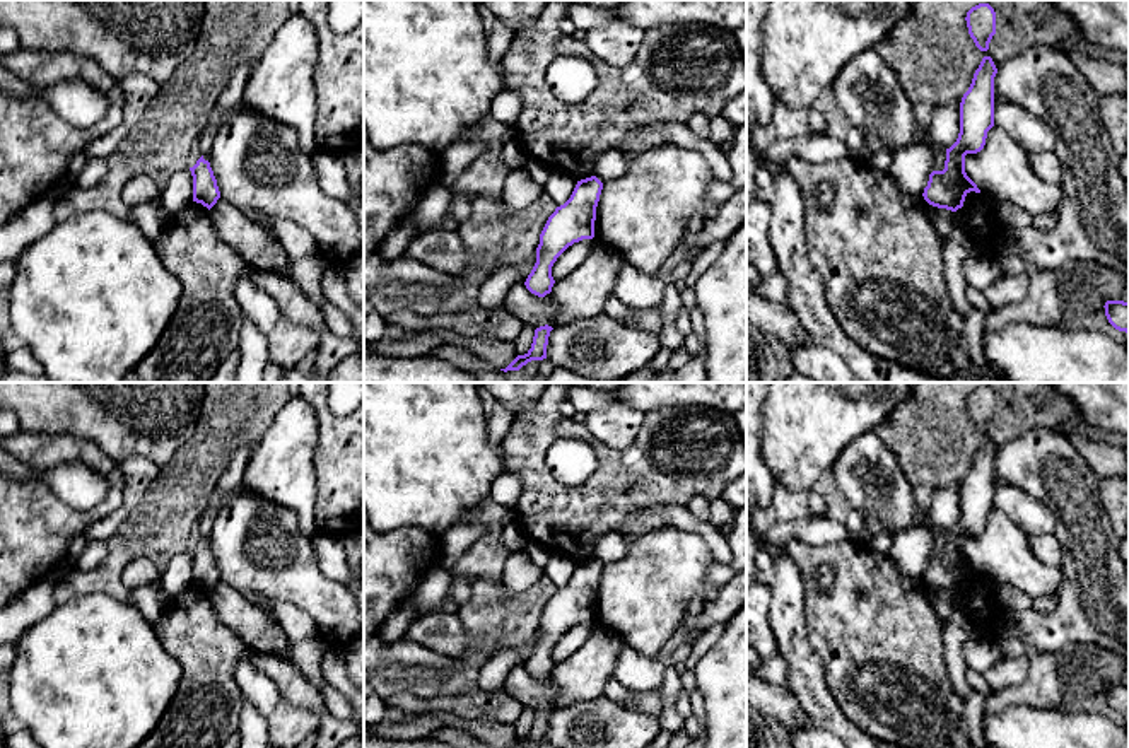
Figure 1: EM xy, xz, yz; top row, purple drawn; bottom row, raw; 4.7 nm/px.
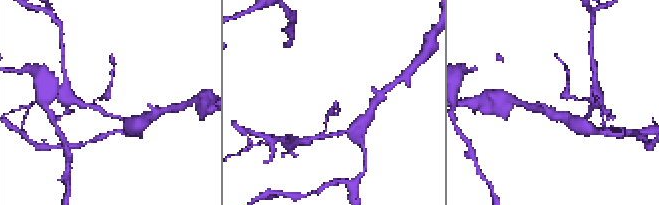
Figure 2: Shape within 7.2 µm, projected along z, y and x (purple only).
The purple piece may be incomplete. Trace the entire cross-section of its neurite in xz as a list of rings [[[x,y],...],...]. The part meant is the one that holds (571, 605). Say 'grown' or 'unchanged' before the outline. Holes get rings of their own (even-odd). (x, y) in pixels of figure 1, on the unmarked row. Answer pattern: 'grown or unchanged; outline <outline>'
unchanged; outline [[[596,560],[577,564],[570,581],[548,599],[536,630],[536,646],[528,657],[526,671],[545,680],[555,666],[552,649],[574,625],[594,620],[596,589],[603,565]]]

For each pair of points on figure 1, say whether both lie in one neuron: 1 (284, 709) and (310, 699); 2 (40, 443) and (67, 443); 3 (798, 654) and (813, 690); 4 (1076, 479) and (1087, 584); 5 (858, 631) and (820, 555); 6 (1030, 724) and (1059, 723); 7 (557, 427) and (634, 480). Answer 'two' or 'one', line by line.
1: two
2: one
3: one
4: one
5: one
6: one
7: one

